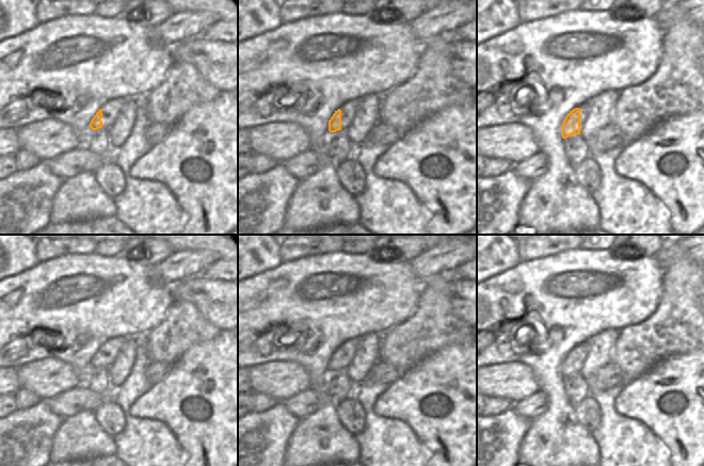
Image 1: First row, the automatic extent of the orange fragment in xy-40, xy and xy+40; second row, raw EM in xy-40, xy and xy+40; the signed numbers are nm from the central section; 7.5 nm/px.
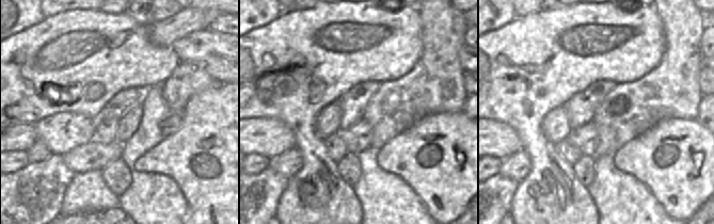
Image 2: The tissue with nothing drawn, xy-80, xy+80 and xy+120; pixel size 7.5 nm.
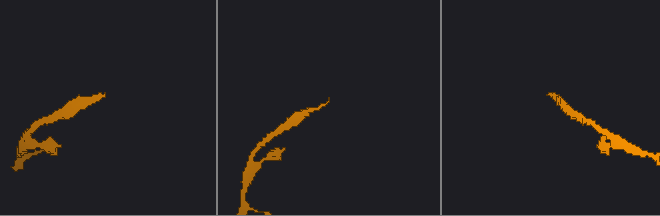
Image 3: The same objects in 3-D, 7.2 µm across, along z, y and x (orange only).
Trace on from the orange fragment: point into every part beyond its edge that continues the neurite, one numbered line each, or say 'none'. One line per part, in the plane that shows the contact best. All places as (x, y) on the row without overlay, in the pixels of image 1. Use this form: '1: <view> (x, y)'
1: xy (348, 348)

